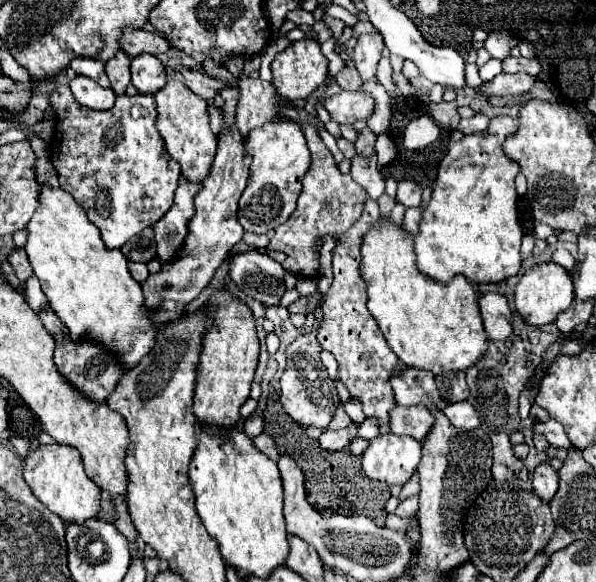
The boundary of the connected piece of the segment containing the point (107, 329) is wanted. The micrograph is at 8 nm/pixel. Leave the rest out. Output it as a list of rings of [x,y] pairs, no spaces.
[[[41,185],[39,207],[27,223],[27,231],[29,235],[23,249],[29,255],[33,273],[39,277],[41,291],[47,295],[59,319],[69,327],[71,335],[75,339],[89,337],[103,343],[117,355],[125,369],[133,369],[151,351],[151,347],[155,345],[155,333],[163,325],[155,325],[155,321],[149,319],[149,311],[143,305],[141,285],[131,277],[127,269],[127,257],[119,249],[107,249],[103,245],[99,229],[95,229],[95,225],[87,221],[83,209],[61,187]]]

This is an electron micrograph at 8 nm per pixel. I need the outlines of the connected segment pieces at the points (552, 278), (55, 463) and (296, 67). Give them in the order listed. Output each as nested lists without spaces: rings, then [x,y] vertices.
[[[553,261],[539,263],[527,269],[515,289],[515,307],[519,315],[525,319],[525,323],[535,325],[535,327],[553,323],[561,311],[569,309],[573,299],[575,299],[575,293],[573,293],[573,281],[571,281],[569,271]]]
[[[41,445],[31,451],[25,459],[25,481],[31,487],[33,495],[63,521],[83,523],[85,519],[97,517],[101,511],[101,489],[87,477],[81,455],[75,447],[67,445]]]
[[[315,39],[293,41],[271,63],[273,85],[281,97],[307,99],[327,79],[327,57]]]

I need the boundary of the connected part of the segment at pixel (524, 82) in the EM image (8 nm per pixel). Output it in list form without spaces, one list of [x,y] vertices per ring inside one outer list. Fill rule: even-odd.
[[[501,73],[491,83],[481,85],[479,93],[485,97],[491,97],[491,95],[523,95],[523,93],[529,93],[533,89],[535,81],[537,79],[531,77],[529,73],[515,73],[515,75]]]

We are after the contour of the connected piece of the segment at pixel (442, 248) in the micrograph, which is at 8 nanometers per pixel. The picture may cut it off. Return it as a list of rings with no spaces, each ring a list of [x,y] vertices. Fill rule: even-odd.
[[[499,115],[489,121],[489,127],[481,133],[465,135],[461,141],[453,143],[447,155],[439,163],[439,175],[433,187],[433,195],[429,205],[423,211],[419,233],[415,235],[415,255],[417,267],[423,275],[449,283],[455,275],[463,275],[473,283],[499,283],[519,273],[521,269],[521,237],[523,231],[517,219],[517,191],[515,191],[515,175],[519,173],[519,165],[511,161],[503,153],[503,141],[513,135],[519,127],[515,117]]]

